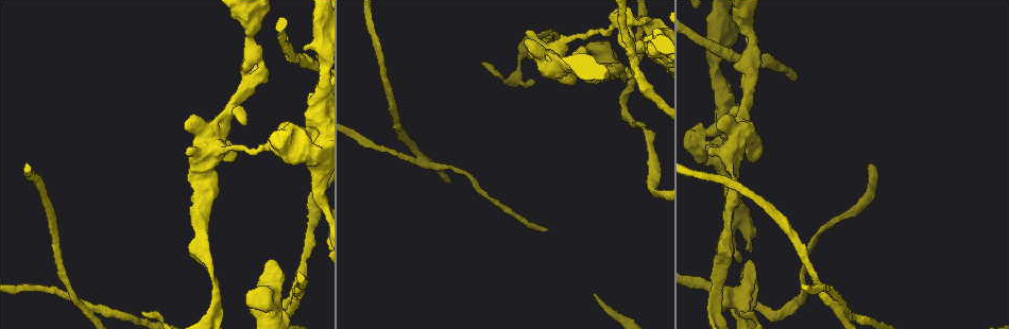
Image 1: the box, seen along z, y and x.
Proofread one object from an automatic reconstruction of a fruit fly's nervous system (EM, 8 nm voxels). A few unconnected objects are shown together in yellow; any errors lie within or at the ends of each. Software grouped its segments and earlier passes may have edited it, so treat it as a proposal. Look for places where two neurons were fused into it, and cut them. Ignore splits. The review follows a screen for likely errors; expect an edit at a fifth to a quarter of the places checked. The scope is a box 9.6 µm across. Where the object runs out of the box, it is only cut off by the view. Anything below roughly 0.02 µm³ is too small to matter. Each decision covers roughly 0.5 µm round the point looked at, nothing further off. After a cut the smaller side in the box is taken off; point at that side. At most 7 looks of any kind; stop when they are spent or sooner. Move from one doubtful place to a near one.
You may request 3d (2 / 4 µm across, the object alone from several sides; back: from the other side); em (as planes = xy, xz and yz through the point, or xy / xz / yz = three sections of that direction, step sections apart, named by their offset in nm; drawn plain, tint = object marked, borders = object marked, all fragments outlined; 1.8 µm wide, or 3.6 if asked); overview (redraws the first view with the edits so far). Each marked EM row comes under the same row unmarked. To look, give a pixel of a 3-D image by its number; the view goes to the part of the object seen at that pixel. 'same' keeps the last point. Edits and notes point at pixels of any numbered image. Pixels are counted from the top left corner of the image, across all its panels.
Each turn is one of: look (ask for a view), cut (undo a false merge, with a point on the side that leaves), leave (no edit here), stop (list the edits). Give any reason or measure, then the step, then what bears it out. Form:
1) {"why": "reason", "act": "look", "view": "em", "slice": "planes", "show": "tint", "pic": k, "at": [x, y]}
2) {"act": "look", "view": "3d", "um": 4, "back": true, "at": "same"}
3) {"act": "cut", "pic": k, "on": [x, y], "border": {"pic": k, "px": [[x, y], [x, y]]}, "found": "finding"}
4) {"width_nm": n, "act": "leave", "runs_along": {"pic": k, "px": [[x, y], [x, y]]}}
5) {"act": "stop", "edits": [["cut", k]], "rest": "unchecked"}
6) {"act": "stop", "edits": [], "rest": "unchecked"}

{"why": "sudden change in width", "act": "look", "view": "em", "um": 3.6, "slice": "planes", "show": "tint", "pic": 1, "at": [266, 313]}

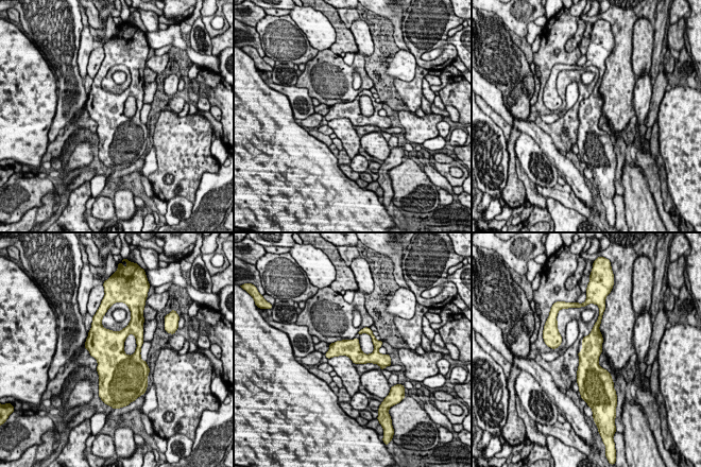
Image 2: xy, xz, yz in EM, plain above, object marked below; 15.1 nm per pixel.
{"act": "leave", "runs_along": {"pic": 2, "px": [[328, 355], [382, 358]]}, "found": "all the same neuron"}

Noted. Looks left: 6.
{"why": "abrupt turn", "act": "look", "view": "em", "slice": "planes", "show": "tint", "pic": 1, "at": [530, 47]}

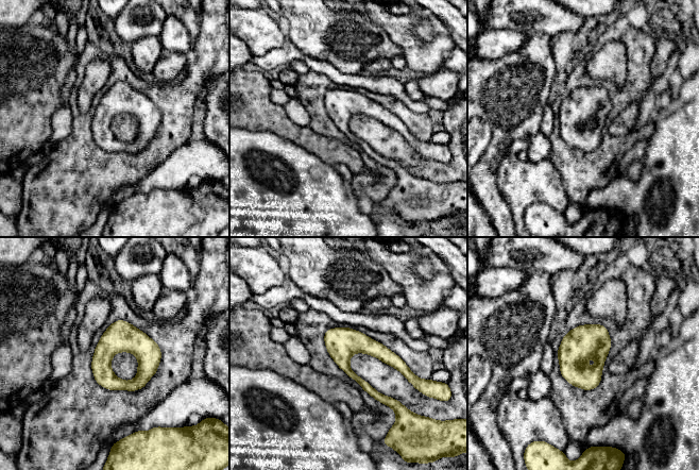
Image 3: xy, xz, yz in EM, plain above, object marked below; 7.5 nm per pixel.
{"act": "leave", "found": "continuous, no second neuron"}

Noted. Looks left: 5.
{"why": "branch point", "act": "look", "view": "em", "um": 3.6, "slice": "planes", "show": "borders", "pic": 1, "at": [308, 157]}

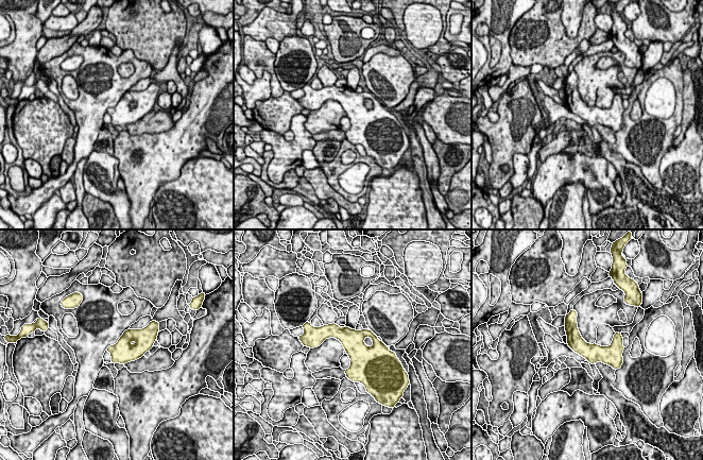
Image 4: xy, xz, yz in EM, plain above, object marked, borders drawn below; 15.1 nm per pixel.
{"act": "leave", "found": "continuous, no second neuron"}

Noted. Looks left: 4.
{"act": "stop", "edits": [], "rest": "unchecked"}

